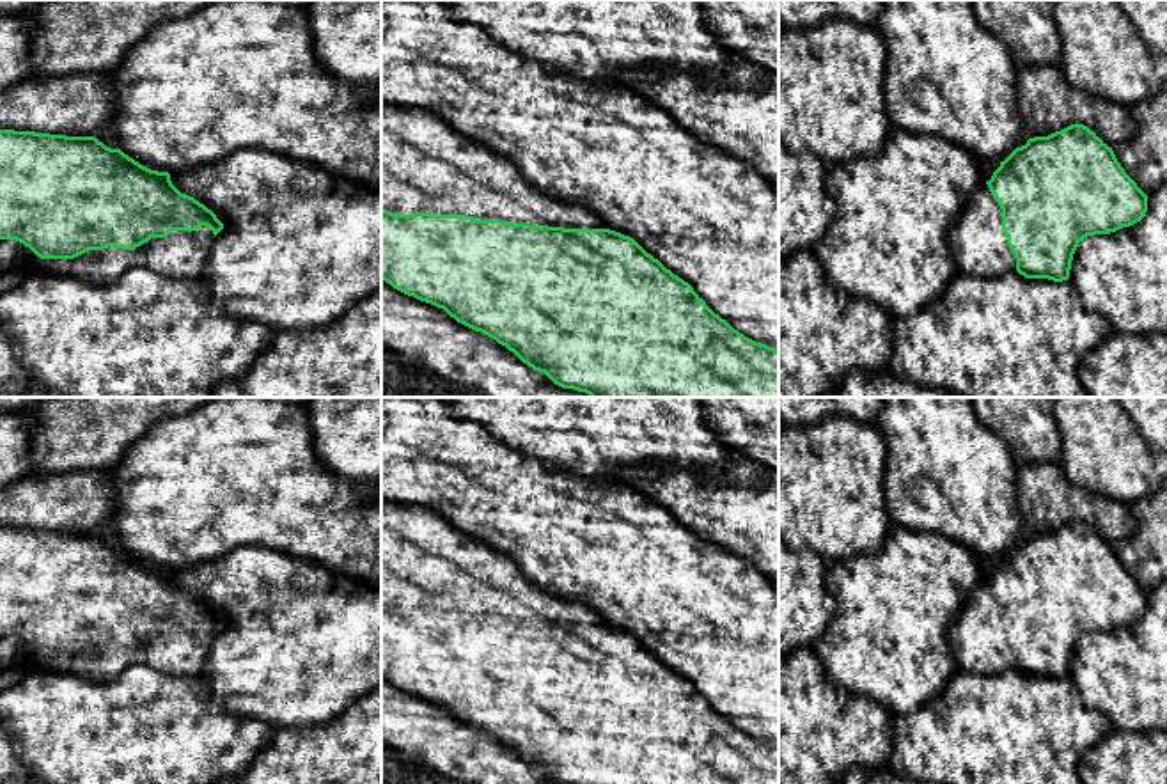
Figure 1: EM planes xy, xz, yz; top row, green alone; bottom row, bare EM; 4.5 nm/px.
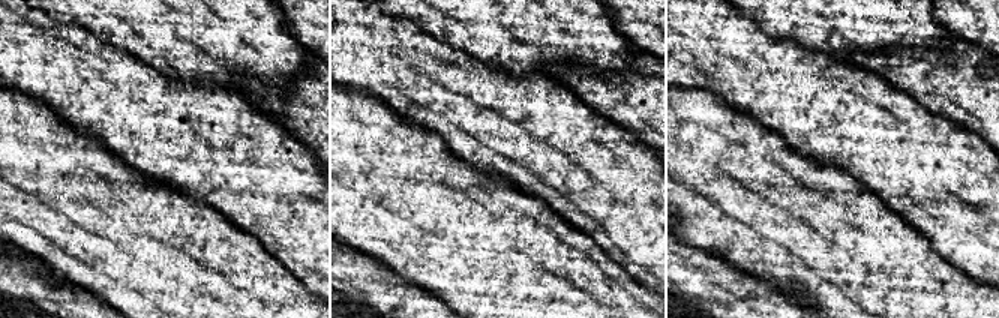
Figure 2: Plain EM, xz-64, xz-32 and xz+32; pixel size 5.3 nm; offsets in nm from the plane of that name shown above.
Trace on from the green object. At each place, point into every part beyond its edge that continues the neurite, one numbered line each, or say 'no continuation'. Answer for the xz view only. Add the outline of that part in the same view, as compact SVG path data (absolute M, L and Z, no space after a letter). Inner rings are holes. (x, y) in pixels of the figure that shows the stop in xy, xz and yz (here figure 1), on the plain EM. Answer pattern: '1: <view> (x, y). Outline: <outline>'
1: xz (426, 563). Outline: M381 500L381 607L466 612L564 626L607 626L603 615L536 587L520 568L419 506Z

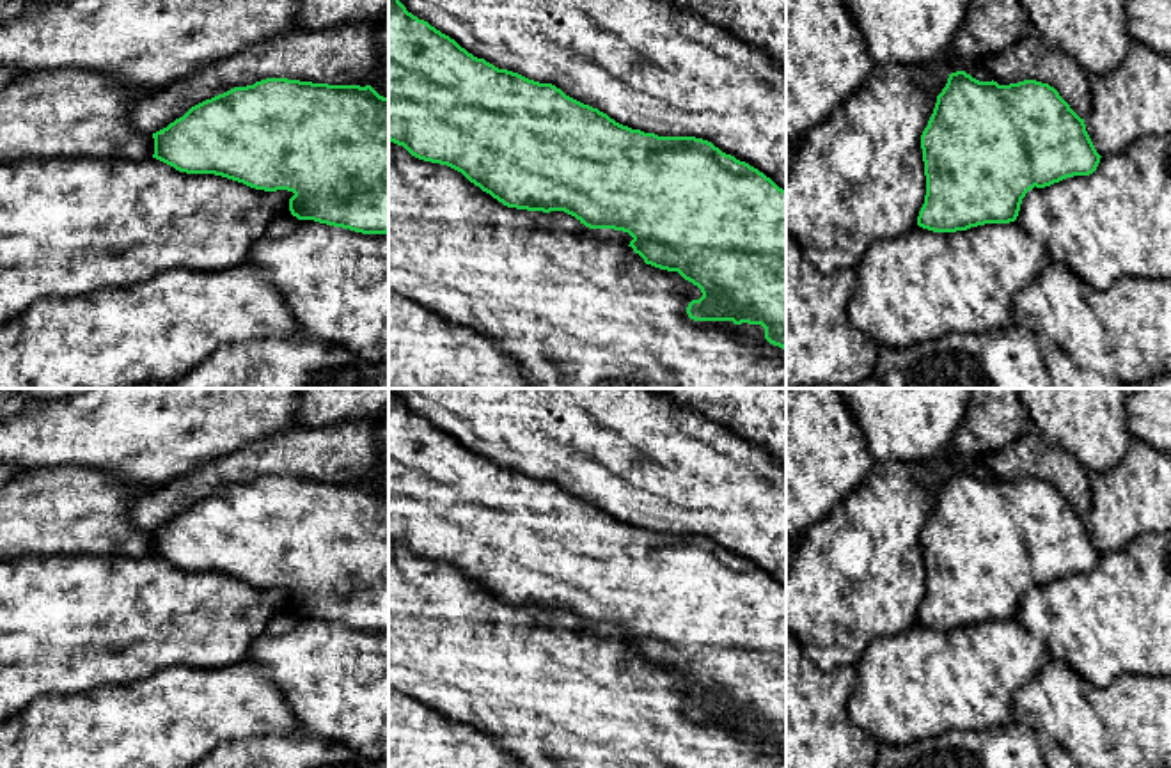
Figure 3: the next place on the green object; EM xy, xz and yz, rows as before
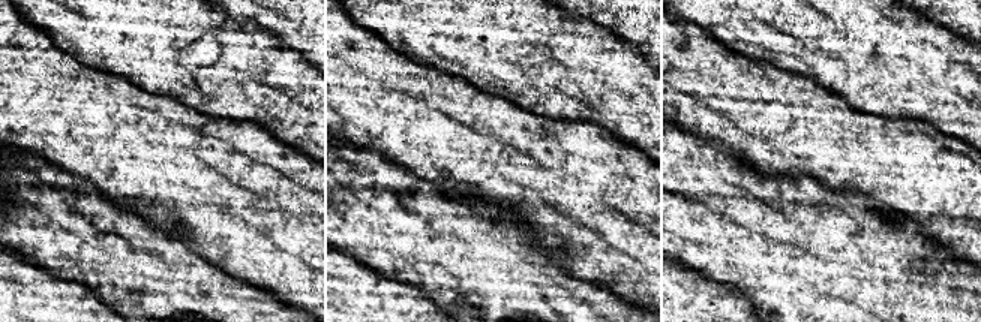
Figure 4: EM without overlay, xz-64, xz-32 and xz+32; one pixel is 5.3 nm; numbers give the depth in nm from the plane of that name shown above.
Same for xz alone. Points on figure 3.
no continuation

